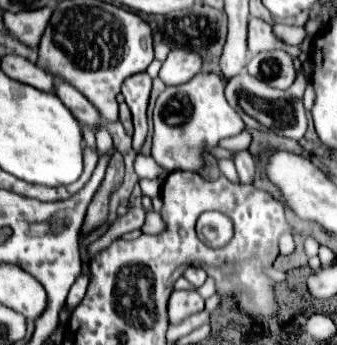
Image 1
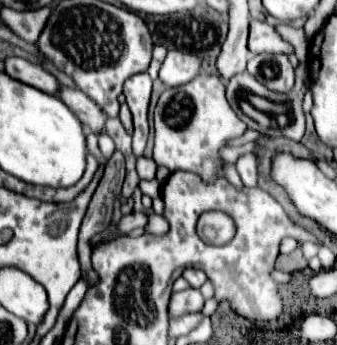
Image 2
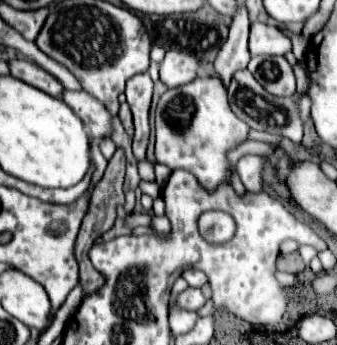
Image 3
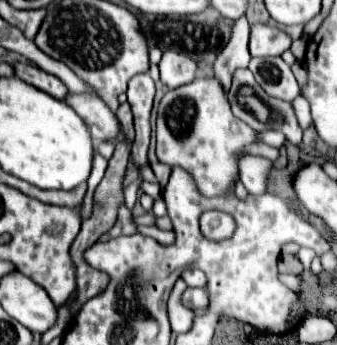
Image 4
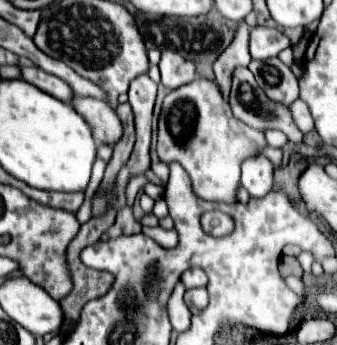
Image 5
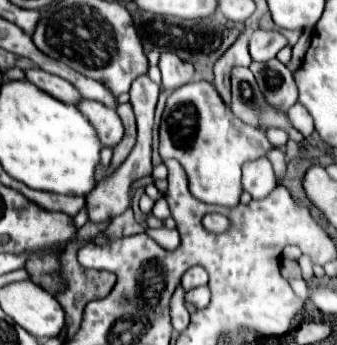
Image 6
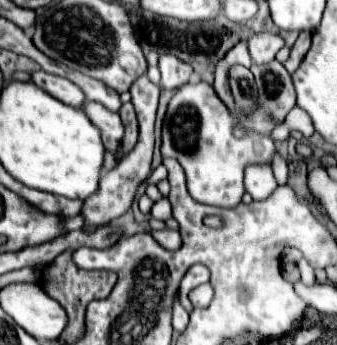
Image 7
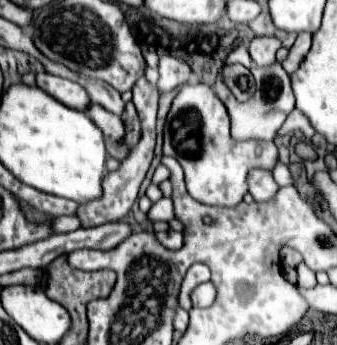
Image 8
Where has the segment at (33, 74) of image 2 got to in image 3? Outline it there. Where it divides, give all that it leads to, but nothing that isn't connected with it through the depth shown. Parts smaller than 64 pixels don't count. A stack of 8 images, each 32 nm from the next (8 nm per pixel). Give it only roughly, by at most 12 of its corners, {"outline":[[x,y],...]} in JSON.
{"outline":[[8,60],[10,76],[62,96],[64,86],[30,60]]}

